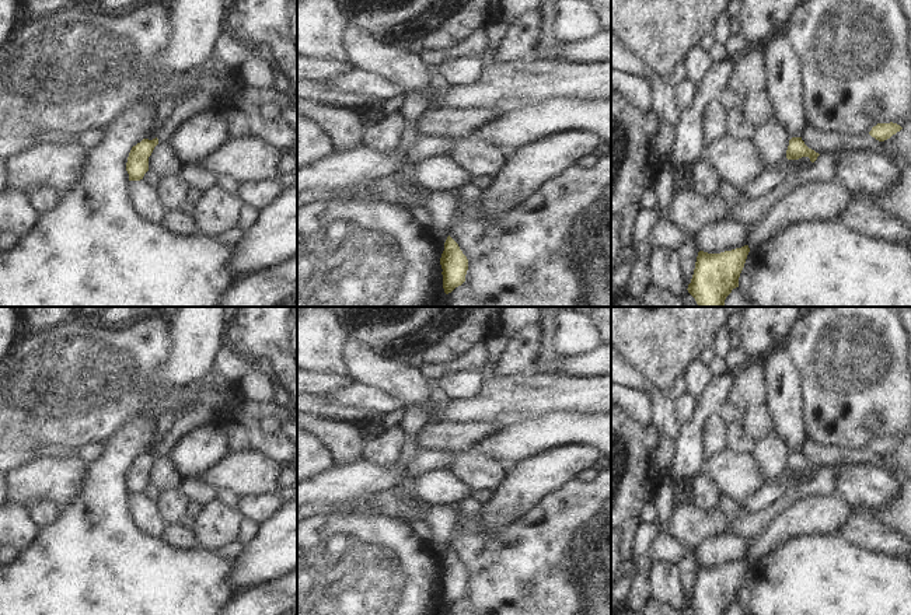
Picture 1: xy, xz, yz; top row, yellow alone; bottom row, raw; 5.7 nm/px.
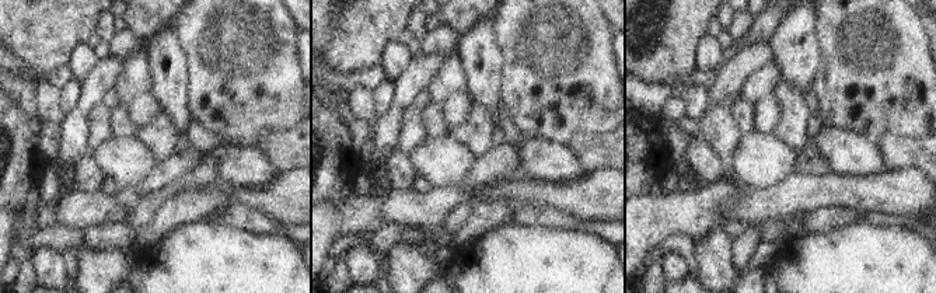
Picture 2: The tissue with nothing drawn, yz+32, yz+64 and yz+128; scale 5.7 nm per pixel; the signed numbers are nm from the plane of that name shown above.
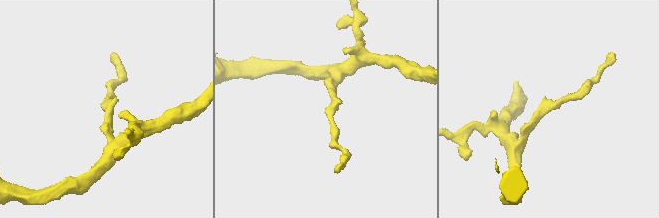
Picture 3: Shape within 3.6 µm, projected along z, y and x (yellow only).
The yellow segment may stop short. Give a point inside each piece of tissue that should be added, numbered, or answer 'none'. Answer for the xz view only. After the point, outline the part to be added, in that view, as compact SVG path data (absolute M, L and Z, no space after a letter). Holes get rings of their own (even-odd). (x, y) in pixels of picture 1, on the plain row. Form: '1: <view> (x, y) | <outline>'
none

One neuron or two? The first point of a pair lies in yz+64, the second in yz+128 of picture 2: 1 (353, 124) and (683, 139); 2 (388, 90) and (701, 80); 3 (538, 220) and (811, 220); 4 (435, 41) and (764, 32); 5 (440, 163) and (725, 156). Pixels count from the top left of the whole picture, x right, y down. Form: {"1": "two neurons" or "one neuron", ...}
{"1": "one neuron", "2": "two neurons", "3": "one neuron", "4": "one neuron", "5": "two neurons"}

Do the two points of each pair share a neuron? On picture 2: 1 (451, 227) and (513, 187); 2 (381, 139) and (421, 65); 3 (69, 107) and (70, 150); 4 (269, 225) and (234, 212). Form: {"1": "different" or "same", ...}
{"1": "different", "2": "same", "3": "different", "4": "same"}

